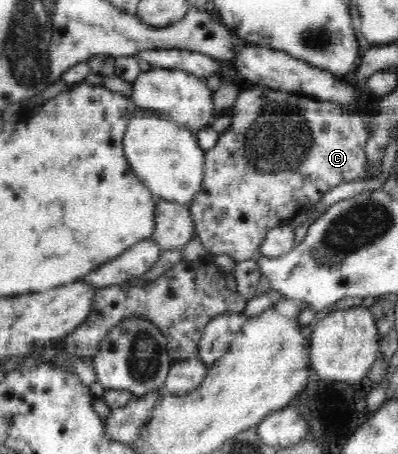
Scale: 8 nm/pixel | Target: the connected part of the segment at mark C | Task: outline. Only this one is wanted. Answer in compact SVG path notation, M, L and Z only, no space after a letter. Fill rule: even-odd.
M254 85L238 94L230 120L228 131L205 152L201 193L190 202L195 233L210 255L229 255L236 262L257 261L262 256L262 240L273 227L286 225L300 207L317 203L336 185L366 177L368 120L364 114L350 112L344 104Z

